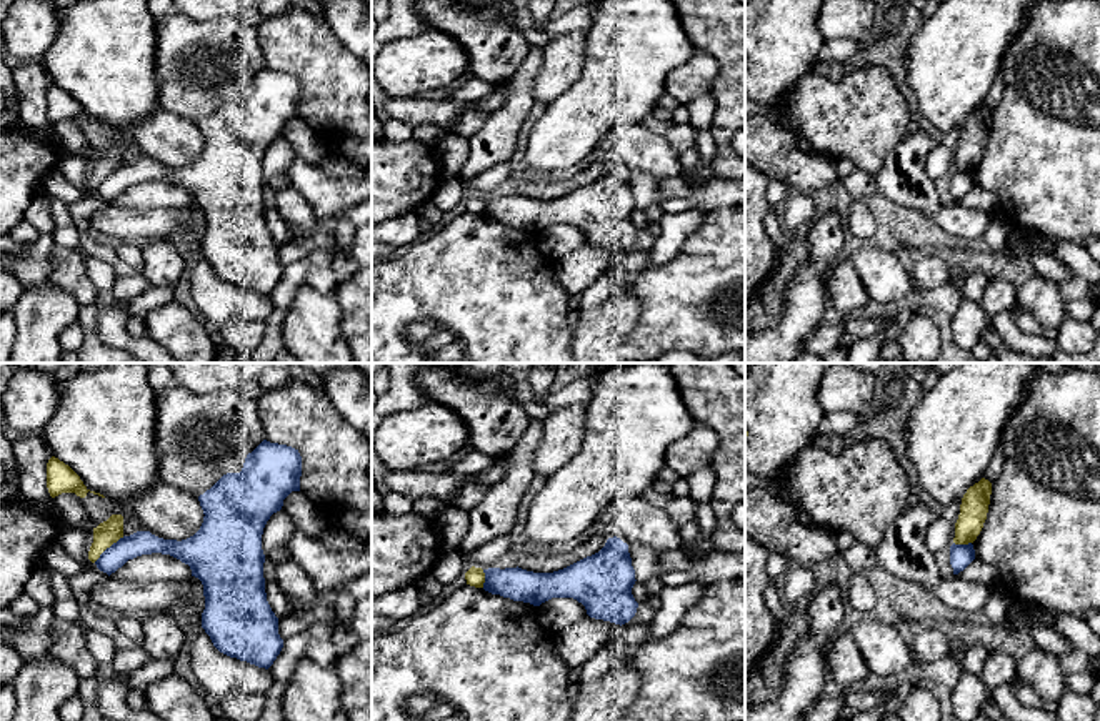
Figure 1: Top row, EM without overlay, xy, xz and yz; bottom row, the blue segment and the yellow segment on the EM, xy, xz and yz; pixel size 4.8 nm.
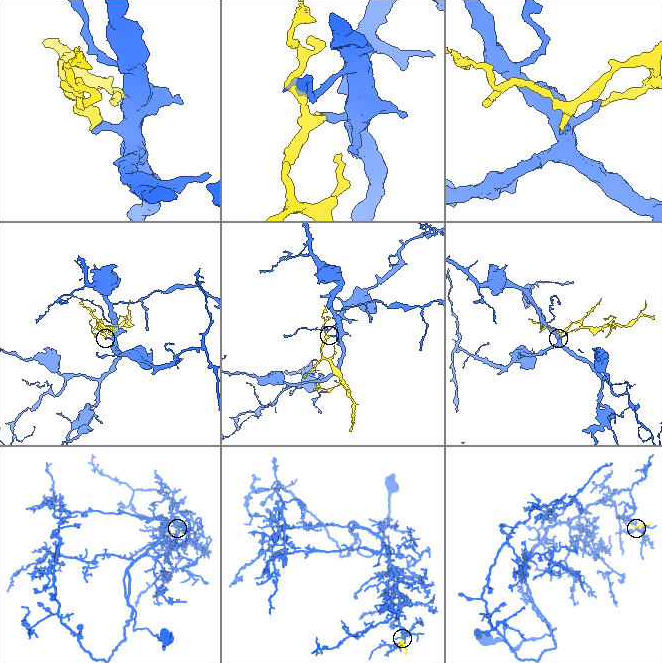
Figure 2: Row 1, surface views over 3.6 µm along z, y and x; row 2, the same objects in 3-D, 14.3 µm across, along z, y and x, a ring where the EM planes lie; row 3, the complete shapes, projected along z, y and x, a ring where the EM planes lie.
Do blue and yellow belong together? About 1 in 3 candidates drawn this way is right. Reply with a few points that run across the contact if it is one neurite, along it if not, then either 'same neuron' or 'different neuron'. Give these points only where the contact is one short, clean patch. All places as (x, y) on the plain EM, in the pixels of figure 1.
line xy (124, 164), (114, 169), (94, 188); different neuron

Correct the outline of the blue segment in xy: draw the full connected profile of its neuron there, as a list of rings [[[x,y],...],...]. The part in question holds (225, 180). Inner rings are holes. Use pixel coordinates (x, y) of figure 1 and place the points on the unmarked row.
[[[263,67],[247,82],[240,100],[223,102],[198,123],[205,143],[193,163],[177,168],[158,165],[150,158],[137,158],[107,175],[95,191],[108,203],[128,186],[152,180],[170,181],[188,191],[192,203],[203,211],[202,255],[213,273],[230,285],[268,296],[280,281],[283,266],[278,261],[278,245],[267,228],[262,162],[270,143],[282,137],[283,127],[292,118],[300,118],[300,103],[298,77]]]

